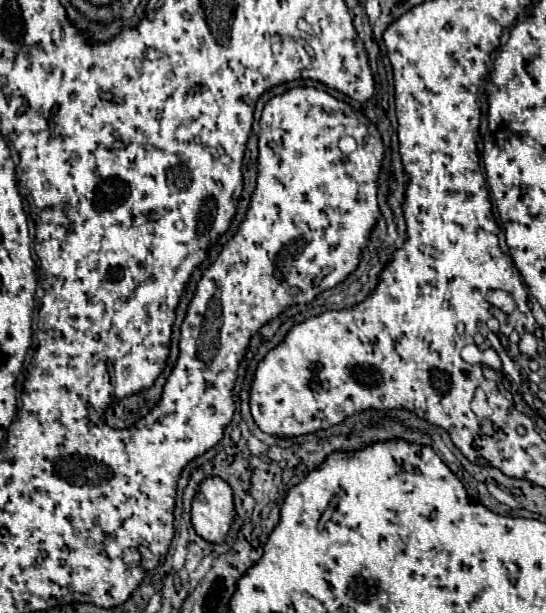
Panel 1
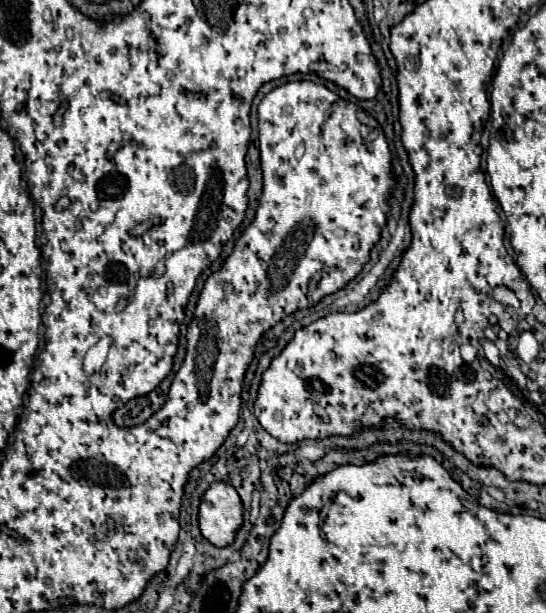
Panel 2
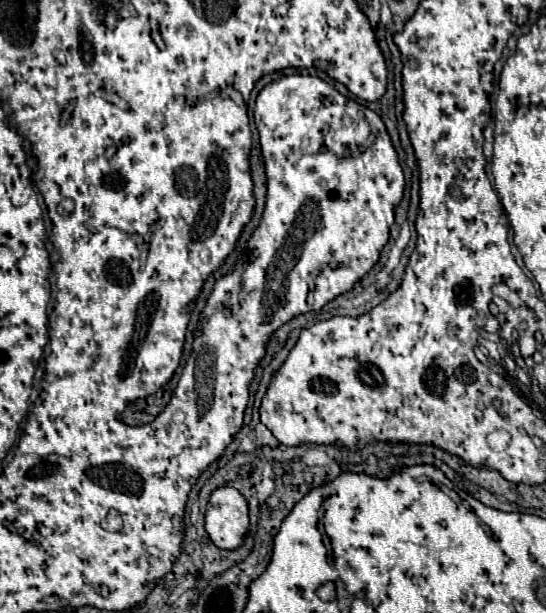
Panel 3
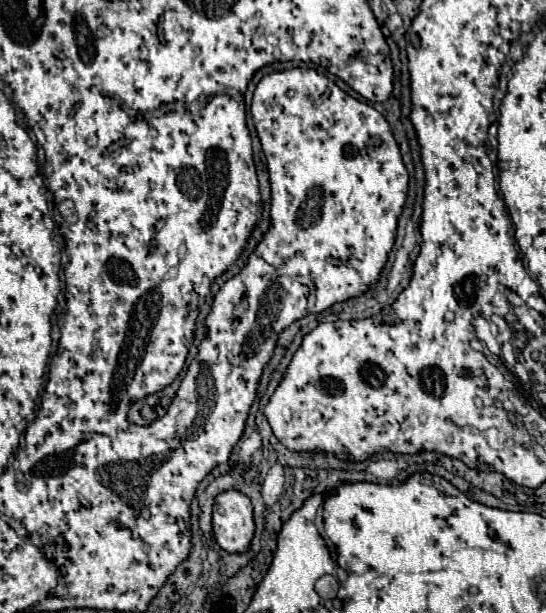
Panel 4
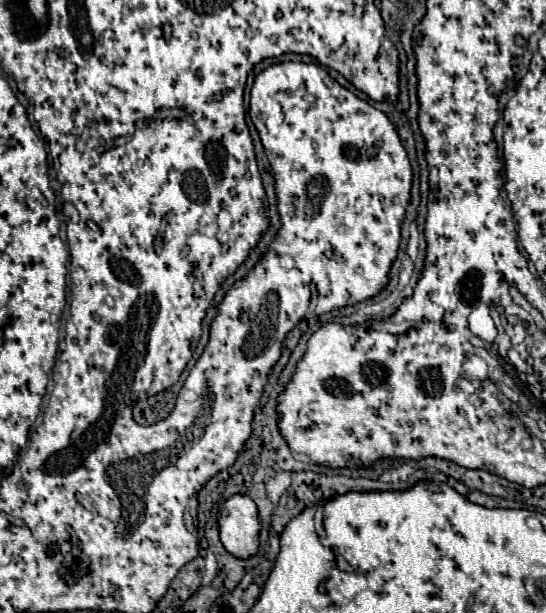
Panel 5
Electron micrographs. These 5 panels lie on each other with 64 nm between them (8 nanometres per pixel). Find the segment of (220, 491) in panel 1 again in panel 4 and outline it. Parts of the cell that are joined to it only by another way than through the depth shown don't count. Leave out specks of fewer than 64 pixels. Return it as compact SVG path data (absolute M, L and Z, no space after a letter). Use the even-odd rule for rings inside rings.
M236 490L220 494L214 504L212 526L216 542L226 552L246 552L254 536L254 514L250 498Z

